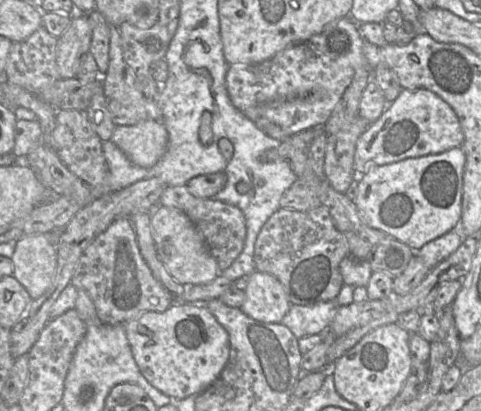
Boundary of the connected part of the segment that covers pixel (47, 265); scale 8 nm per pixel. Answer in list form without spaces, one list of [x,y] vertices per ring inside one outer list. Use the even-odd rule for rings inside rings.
[[[31,235],[18,240],[11,260],[13,277],[25,288],[32,300],[38,299],[50,289],[57,269],[57,254],[56,247],[49,241],[49,235]]]

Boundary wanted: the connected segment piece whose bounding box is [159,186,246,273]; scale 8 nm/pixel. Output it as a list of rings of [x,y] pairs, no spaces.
[[[166,186],[160,196],[159,206],[179,209],[189,217],[216,260],[220,273],[229,268],[240,255],[246,238],[246,220],[238,207],[215,198],[195,197],[185,186]]]

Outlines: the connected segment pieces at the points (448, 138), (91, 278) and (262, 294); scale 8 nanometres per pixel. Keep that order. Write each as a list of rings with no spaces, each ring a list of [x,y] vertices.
[[[424,88],[403,89],[394,101],[388,103],[382,115],[359,137],[354,155],[354,168],[357,175],[362,175],[374,166],[391,164],[407,158],[440,154],[452,148],[462,147],[463,143],[462,126],[457,114],[449,104]]]
[[[129,218],[117,219],[89,244],[76,265],[71,283],[77,290],[83,290],[89,295],[103,325],[123,324],[143,313],[164,312],[173,305],[168,294],[152,276],[142,257]]]
[[[255,271],[245,281],[237,281],[234,284],[243,289],[245,293],[244,302],[240,310],[248,317],[262,323],[280,323],[290,309],[283,285],[274,276]]]

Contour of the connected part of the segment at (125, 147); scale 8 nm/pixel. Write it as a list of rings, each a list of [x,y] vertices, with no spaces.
[[[145,120],[132,126],[115,126],[111,140],[134,164],[150,168],[164,155],[168,132],[161,122]]]

